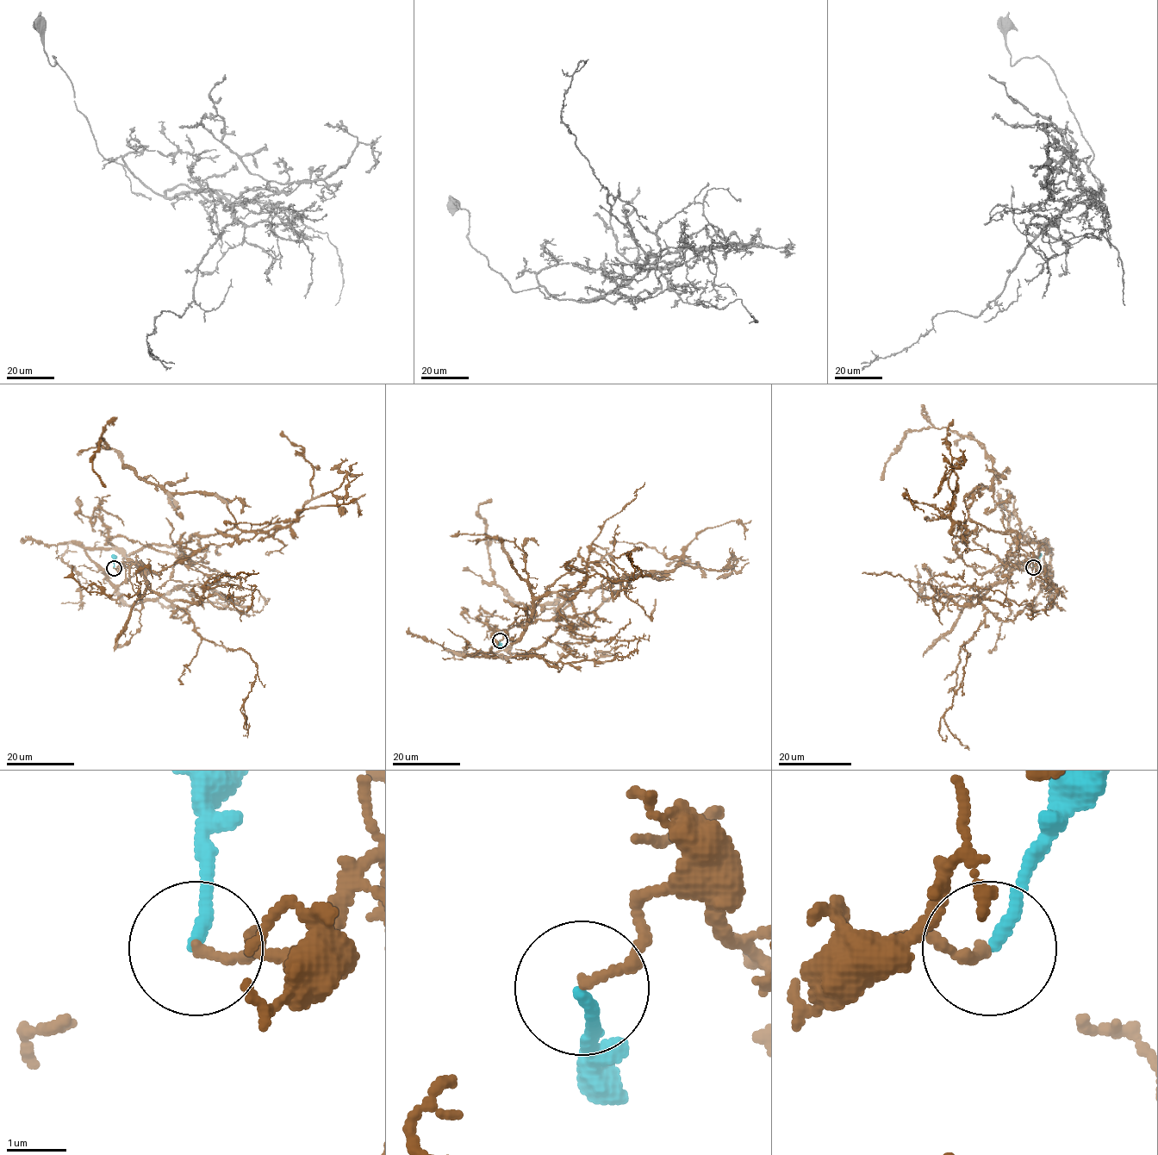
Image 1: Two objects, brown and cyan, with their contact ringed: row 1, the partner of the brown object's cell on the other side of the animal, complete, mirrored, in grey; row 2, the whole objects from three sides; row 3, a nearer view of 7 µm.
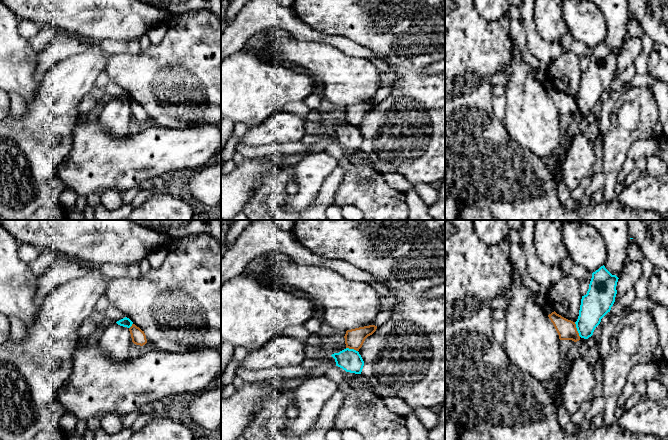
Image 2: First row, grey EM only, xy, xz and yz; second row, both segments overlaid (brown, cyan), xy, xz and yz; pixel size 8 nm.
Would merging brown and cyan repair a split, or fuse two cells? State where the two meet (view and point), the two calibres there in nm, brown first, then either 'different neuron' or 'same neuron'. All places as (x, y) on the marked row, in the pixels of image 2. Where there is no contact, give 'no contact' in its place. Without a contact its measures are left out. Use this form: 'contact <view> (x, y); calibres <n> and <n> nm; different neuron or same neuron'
contact yz (576, 329); calibres 160 and 220 nm; different neuron

